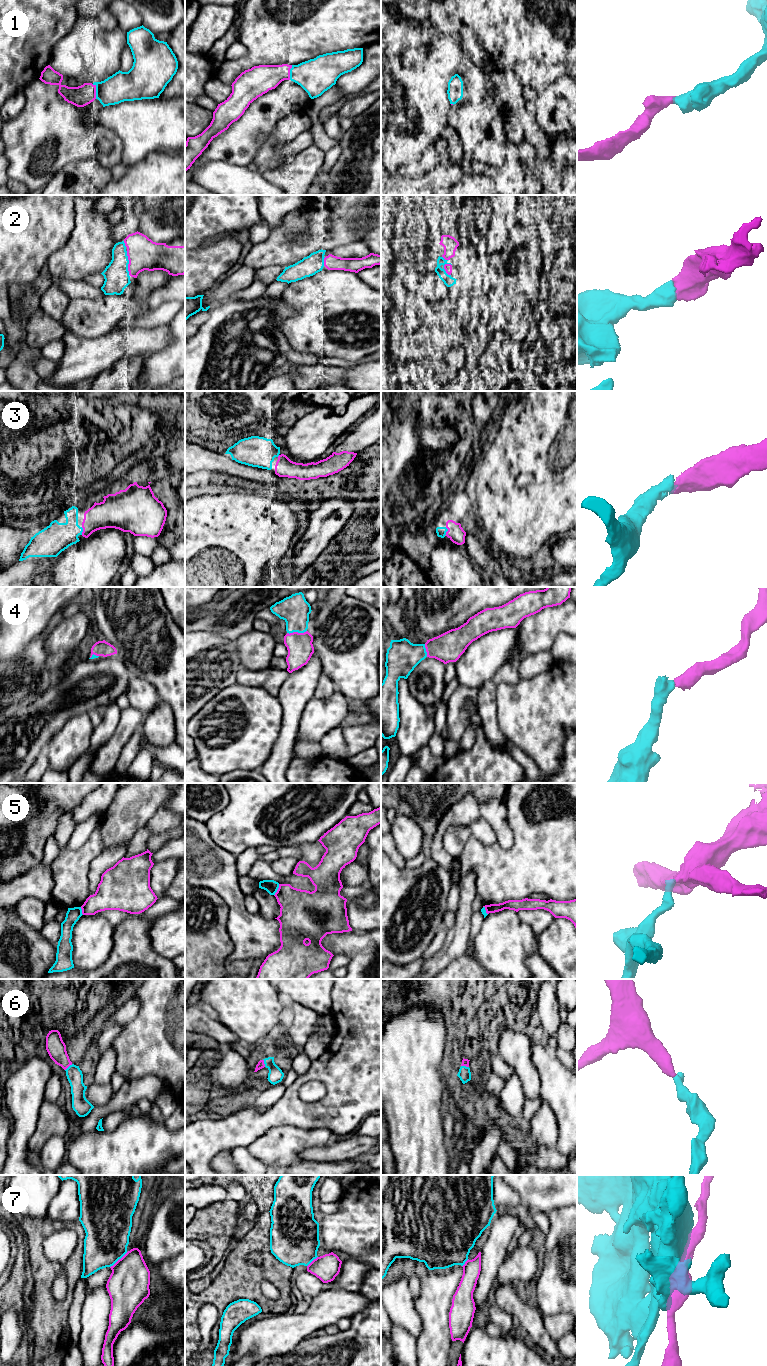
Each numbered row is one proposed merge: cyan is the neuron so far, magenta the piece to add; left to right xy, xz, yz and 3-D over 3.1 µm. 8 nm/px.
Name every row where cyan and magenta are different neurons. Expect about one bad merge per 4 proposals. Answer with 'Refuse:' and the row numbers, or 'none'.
Refuse: 5

